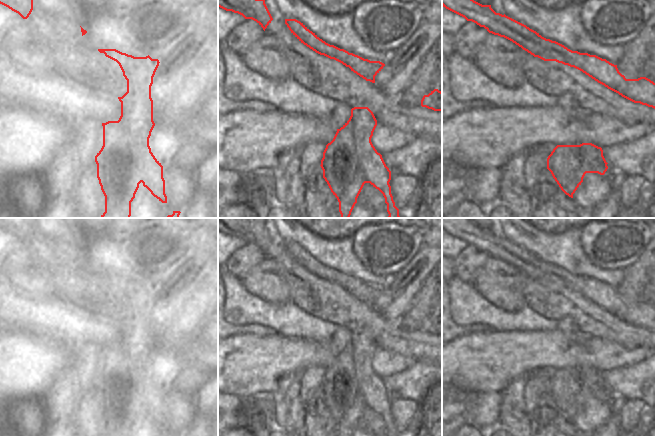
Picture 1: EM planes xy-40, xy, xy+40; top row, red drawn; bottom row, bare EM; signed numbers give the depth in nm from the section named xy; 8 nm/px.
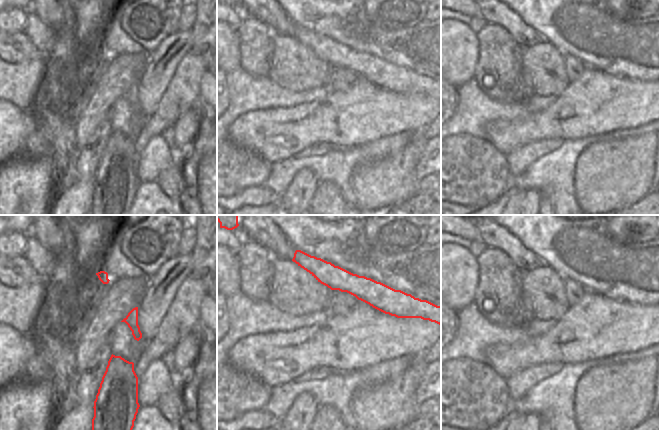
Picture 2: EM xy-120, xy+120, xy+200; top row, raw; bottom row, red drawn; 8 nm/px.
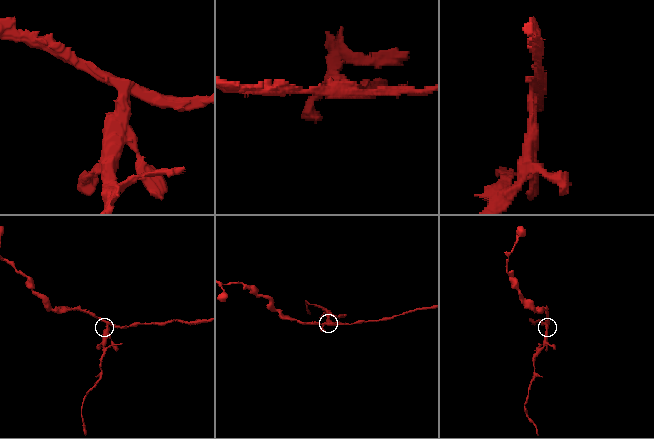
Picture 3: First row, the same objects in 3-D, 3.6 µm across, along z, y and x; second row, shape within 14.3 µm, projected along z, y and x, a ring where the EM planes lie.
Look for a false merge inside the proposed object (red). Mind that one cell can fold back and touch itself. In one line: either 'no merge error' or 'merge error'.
merge error

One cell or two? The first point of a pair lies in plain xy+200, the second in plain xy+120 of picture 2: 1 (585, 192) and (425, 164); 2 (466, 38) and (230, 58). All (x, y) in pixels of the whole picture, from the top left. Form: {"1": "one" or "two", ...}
{"1": "two", "2": "one"}

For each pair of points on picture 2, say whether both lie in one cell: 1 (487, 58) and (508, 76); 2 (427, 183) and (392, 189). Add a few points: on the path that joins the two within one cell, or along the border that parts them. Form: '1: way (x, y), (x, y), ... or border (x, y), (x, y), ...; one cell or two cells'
1: way (492, 62), (503, 73); one cell
2: border (417, 182), (418, 191); two cells

